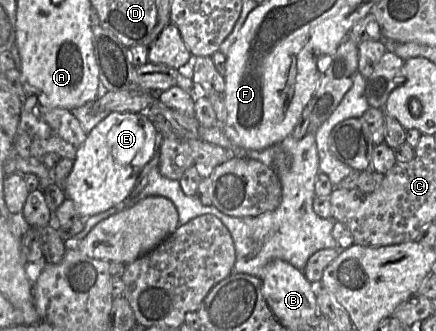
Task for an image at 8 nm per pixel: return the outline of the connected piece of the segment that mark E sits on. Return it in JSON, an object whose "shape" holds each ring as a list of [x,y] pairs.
{"shape":[[[111,112],[101,120],[78,148],[72,170],[63,187],[66,197],[74,202],[80,217],[97,215],[130,197],[140,172],[158,152],[159,141],[160,136],[156,126],[144,112]]]}

